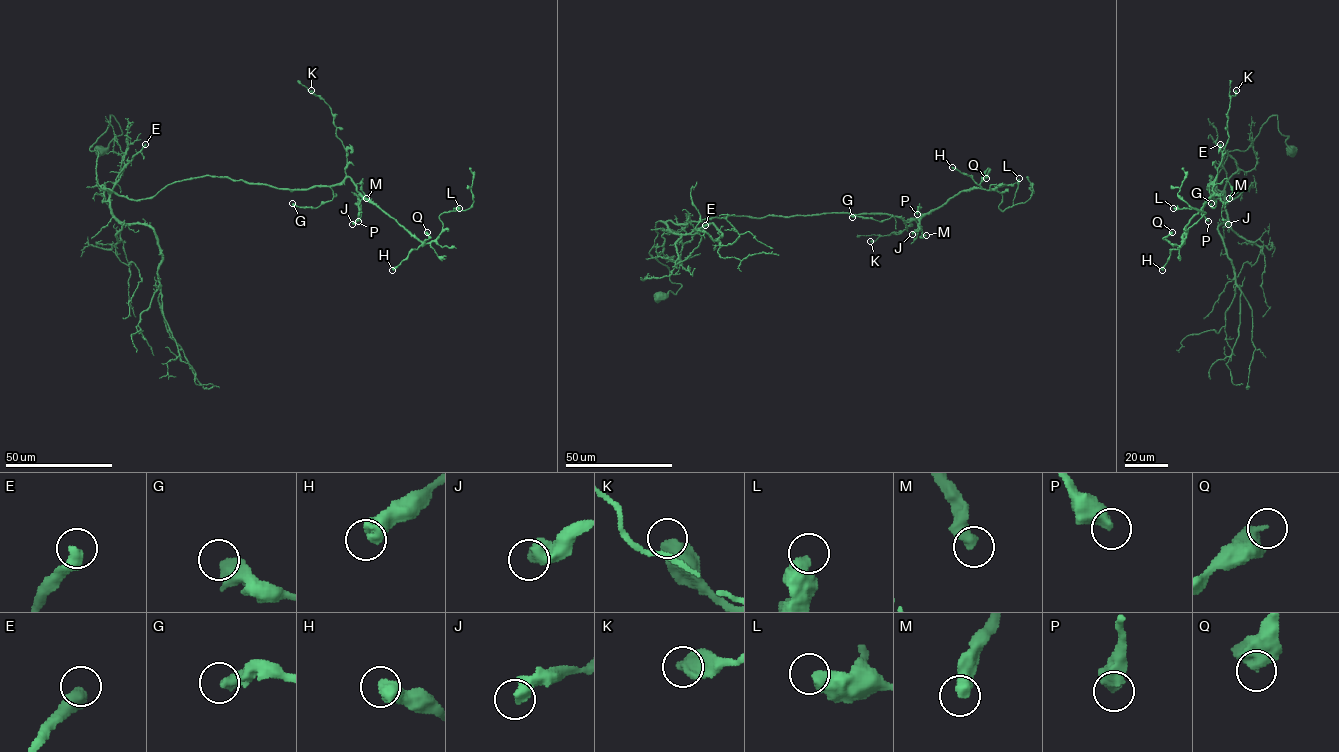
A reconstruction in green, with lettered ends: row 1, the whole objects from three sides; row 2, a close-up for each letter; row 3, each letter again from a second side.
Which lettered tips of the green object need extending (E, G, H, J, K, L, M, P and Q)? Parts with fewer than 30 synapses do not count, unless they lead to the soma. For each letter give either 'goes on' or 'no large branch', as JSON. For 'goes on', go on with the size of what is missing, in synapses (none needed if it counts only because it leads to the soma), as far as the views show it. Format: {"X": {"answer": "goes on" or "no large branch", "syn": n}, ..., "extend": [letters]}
{"E": {"answer": "goes on", "syn": 35}, "G": {"answer": "no large branch"}, "H": {"answer": "no large branch"}, "J": {"answer": "no large branch"}, "K": {"answer": "no large branch"}, "L": {"answer": "no large branch"}, "M": {"answer": "no large branch"}, "P": {"answer": "no large branch"}, "Q": {"answer": "no large branch"}, "extend": ["E"]}

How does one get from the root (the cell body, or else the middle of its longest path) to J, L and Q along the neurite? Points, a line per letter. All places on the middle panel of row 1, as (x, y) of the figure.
J: (659, 297), (682, 285), (649, 253), (658, 221), (890, 214), (916, 218), (920, 228), (912, 234)
L: (659, 297), (682, 285), (649, 253), (658, 221), (909, 222), (973, 188), (1001, 192), (1004, 211), (1019, 178)
Q: (659, 297), (682, 285), (649, 253), (658, 221), (850, 213), (909, 222), (981, 188), (989, 168), (986, 178)

